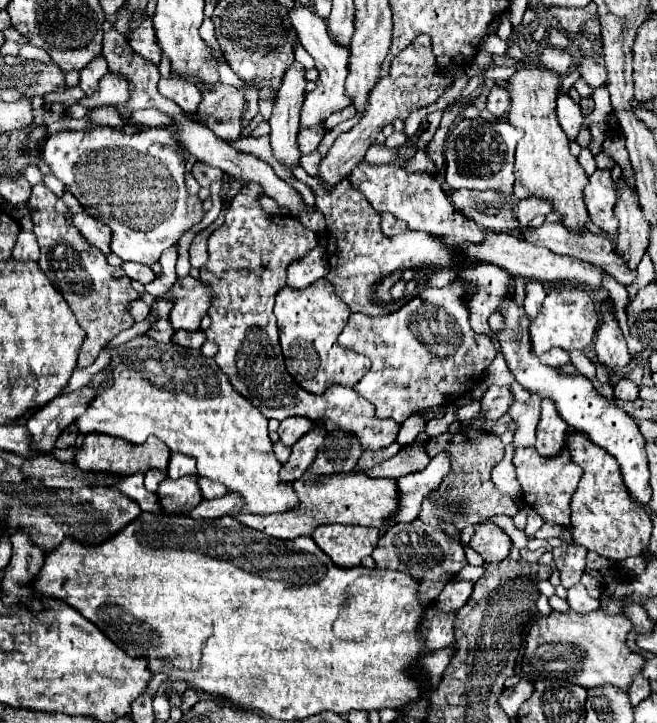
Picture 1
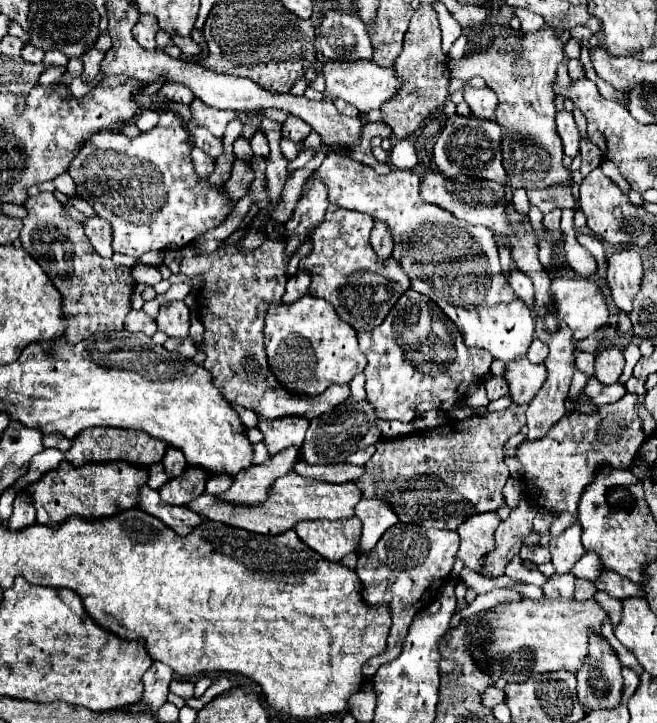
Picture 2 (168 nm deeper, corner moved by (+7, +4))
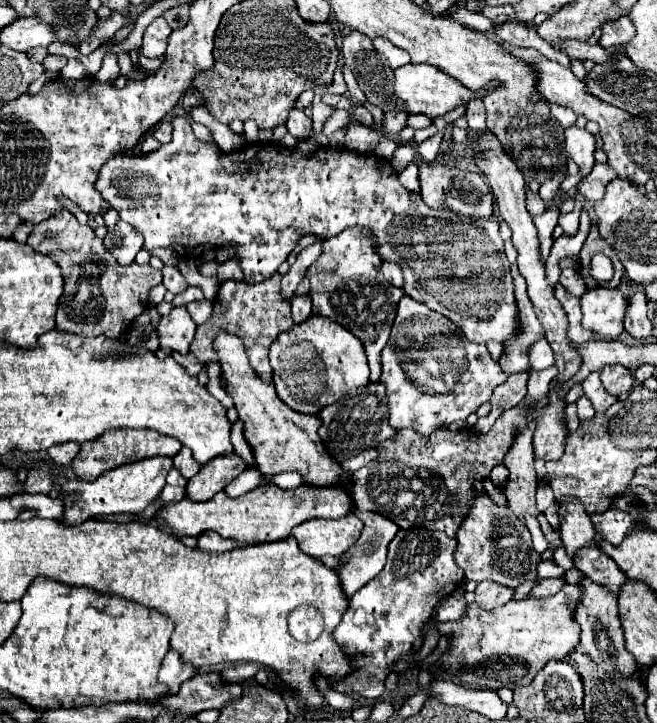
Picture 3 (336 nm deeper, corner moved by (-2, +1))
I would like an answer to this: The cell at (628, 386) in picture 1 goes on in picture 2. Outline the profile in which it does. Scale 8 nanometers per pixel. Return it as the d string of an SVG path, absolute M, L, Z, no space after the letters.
M590 379L584 393L596 403L596 405L608 405L608 403L616 403L626 395L626 387L622 383L614 383L614 385L604 385L598 383L598 379Z

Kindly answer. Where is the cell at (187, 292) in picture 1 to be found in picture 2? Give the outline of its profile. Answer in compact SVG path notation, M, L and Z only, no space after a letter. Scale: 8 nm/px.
M184 301L166 303L160 307L156 325L168 337L184 339L184 337L188 337L188 329L190 329L190 309L186 307Z

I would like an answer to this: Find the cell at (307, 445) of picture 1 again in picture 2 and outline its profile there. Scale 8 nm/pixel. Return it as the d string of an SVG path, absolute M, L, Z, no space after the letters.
M288 447L274 455L270 461L262 465L252 465L246 471L240 471L234 477L234 483L228 491L220 495L222 501L226 503L238 503L238 505L258 505L266 501L274 481L294 469L294 463L298 461L300 453L296 447Z

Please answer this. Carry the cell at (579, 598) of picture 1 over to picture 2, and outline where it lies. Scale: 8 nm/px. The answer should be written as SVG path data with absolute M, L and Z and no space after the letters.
M572 573L552 575L548 583L542 587L542 591L548 599L574 599L574 585L576 577Z

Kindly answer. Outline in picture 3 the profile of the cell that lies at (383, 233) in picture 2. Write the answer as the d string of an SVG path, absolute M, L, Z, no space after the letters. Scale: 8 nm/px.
M383 262L381 272L383 272L385 280L387 280L391 286L403 288L403 274L401 274L401 270L399 270L399 266L397 266L395 262Z

